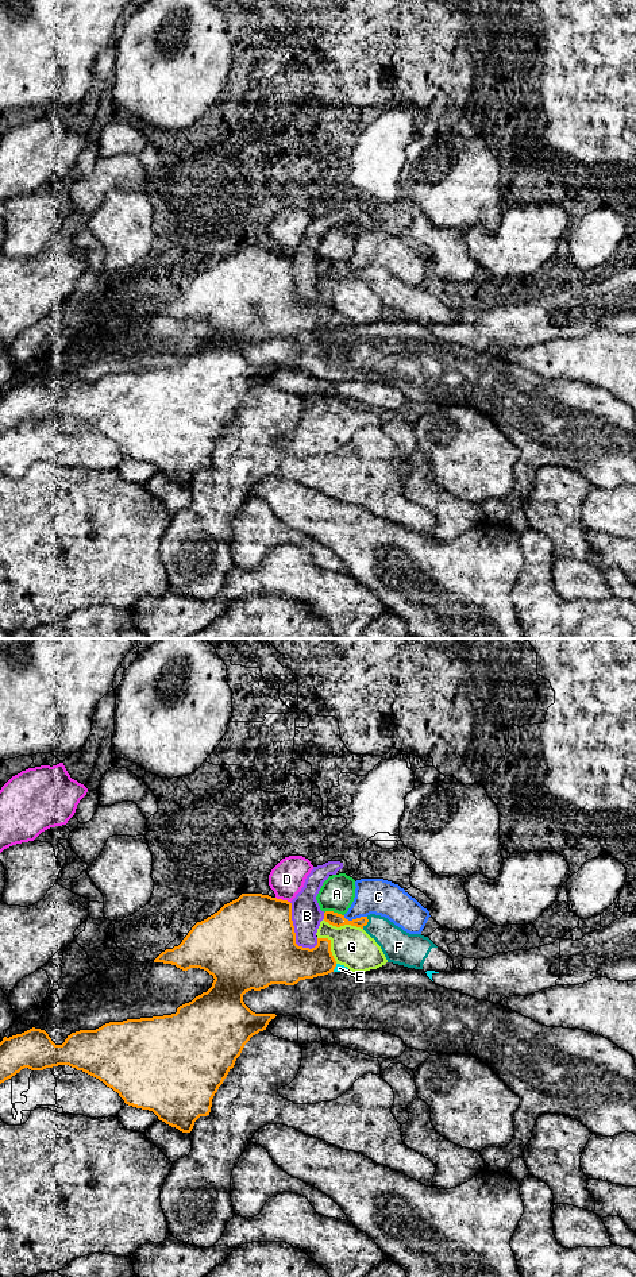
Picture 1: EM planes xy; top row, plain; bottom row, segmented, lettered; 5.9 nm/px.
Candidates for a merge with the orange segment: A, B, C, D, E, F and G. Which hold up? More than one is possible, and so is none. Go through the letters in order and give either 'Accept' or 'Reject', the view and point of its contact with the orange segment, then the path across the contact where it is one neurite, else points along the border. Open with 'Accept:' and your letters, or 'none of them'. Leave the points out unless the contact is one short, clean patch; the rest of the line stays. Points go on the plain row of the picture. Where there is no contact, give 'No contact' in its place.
Accept: F
A: Reject. Touches orange at xy (332, 263)
B: Reject. Touches orange at xy (293, 282)
C: Reject. Touches orange at xy (354, 272). Boundary: xy (366, 267), (351, 272), (343, 269)
D: Reject. Touches orange at xy (281, 251)
E: Reject. Touches orange at xy (334, 320)
F: Accept. Touches orange at xy (367, 273). Path across: xy (336, 272), (347, 274), (367, 273), (380, 280), (399, 299)
G: Reject. Touches orange at xy (343, 277)

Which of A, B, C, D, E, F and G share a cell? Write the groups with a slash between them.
A / B E / C / D / F / G

